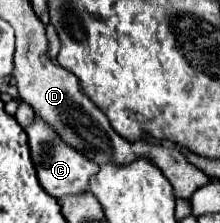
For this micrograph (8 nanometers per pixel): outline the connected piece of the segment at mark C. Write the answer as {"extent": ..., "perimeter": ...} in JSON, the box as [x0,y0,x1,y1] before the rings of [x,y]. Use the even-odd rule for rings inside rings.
{"extent":[25,115,99,199],"perimeter":[[[35,115],[33,123],[25,127],[25,133],[29,137],[29,149],[31,149],[31,159],[33,165],[37,169],[37,177],[41,187],[55,199],[63,197],[63,195],[71,195],[71,193],[81,193],[89,189],[89,177],[95,175],[99,171],[99,165],[93,163],[91,159],[85,159],[85,155],[81,155],[75,147],[69,147],[59,135],[57,131],[45,123],[39,115]]]}

